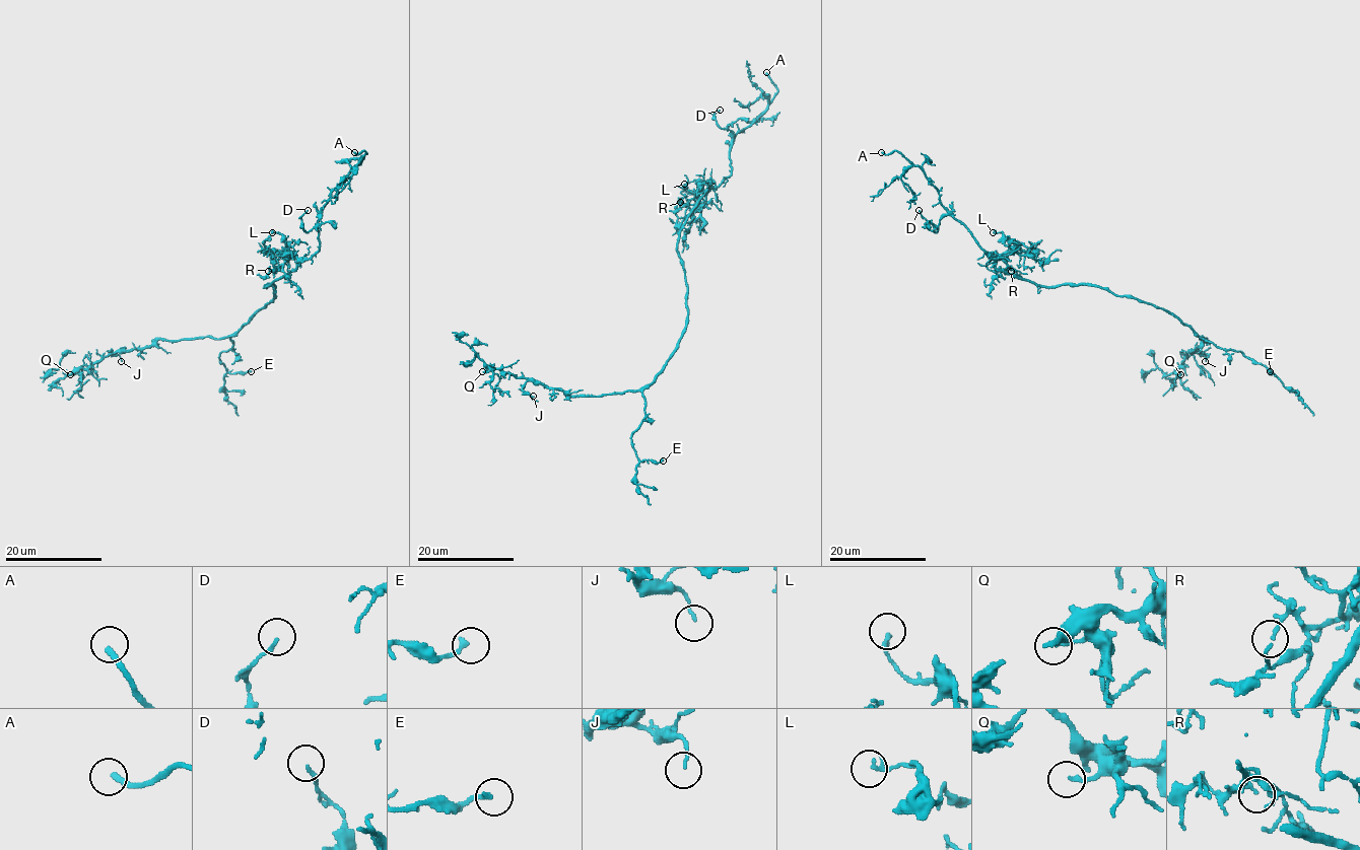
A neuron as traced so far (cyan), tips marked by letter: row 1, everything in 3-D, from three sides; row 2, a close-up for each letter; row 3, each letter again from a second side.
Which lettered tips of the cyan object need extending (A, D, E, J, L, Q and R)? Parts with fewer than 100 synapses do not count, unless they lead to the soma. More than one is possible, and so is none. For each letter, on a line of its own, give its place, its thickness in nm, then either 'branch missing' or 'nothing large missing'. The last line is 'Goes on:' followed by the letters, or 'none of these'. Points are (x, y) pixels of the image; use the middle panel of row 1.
A: place (766, 72); calibre 240 nm; branch missing
D: place (720, 110); calibre 140 nm; nothing large missing
E: place (663, 461); calibre 190 nm; nothing large missing
J: place (533, 396); calibre 70 nm; nothing large missing
L: place (684, 184); calibre 190 nm; nothing large missing
Q: place (482, 371); calibre 150 nm; nothing large missing
R: place (680, 202); calibre 150 nm; nothing large missing
Goes on: A

